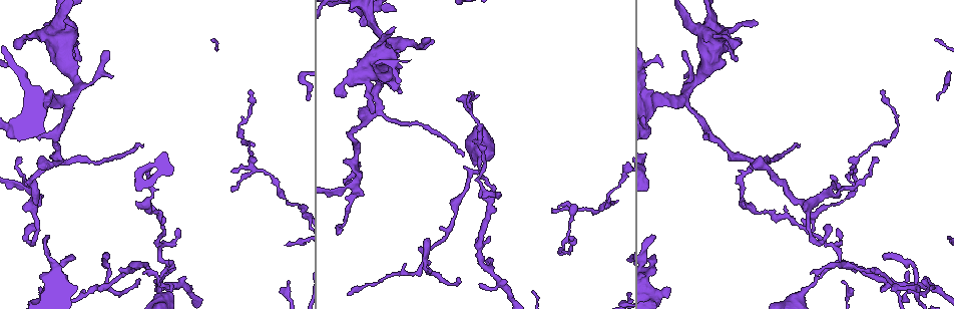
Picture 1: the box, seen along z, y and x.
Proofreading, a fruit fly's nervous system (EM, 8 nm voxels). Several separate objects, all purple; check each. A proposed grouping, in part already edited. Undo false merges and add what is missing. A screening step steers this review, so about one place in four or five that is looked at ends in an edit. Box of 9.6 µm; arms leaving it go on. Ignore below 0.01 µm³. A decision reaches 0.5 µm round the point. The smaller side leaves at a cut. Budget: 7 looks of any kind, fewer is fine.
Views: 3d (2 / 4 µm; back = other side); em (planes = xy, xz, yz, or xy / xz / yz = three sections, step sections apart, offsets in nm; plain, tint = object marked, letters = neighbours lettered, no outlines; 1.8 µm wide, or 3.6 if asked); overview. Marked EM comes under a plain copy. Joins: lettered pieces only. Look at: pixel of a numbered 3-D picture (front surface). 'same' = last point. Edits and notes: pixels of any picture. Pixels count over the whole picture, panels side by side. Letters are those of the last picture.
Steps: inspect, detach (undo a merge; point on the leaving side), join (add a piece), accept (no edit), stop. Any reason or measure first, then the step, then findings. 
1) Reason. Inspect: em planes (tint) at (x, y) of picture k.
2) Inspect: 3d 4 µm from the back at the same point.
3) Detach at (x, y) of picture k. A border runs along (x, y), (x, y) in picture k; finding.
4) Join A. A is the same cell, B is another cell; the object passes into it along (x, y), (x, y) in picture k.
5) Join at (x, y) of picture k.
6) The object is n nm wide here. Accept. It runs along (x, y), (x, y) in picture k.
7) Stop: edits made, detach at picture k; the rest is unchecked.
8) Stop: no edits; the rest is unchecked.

Tapers out. Inspect: 3d 4 µm at (884, 258) of picture 1.

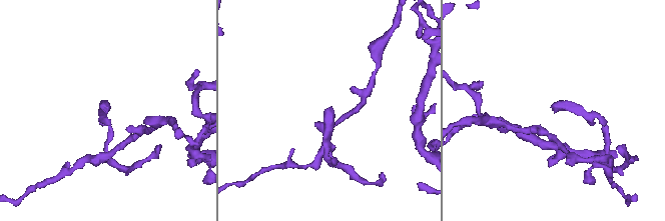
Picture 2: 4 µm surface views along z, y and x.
Inspect: em xy step 8 (letters) at (554, 109) of picture 2.

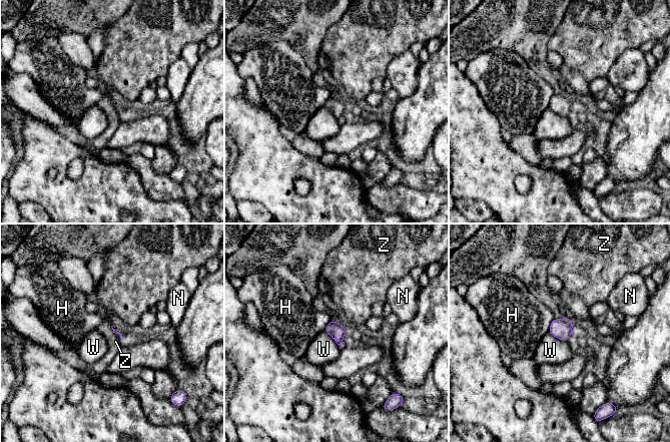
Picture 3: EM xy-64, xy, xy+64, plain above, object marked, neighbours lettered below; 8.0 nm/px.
The longest contact is with W, 170 nm. Join Z. Z is the same cell, H, N and W are other cells; the object passes into it along (561, 329), (568, 318), (581, 290) in picture 3; it goes on there.

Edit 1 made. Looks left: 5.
Three arms meet. Inspect: 3d 2 µm at (756, 164) of picture 1.

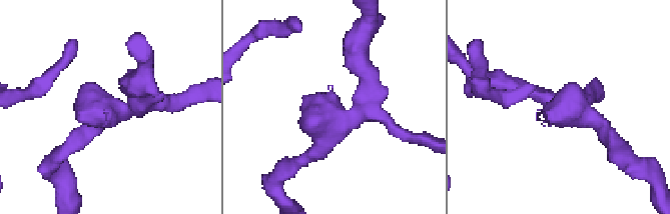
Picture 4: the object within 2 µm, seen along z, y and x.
3 arms meet here. Inspect: em planes (tint) at (364, 104) of picture 4.

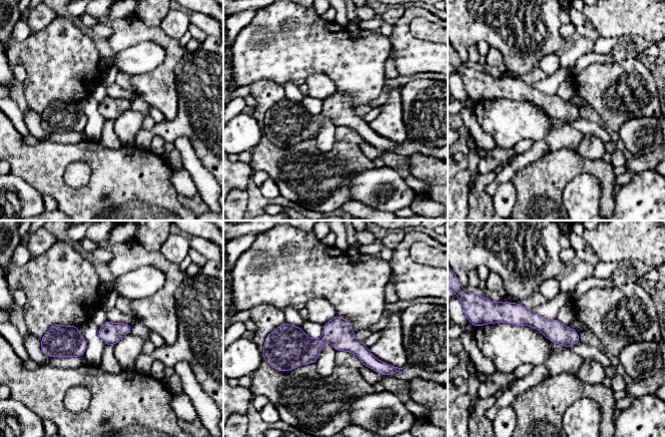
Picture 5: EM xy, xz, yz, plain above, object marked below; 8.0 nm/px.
Inspect: em planes (letters) at the same point.

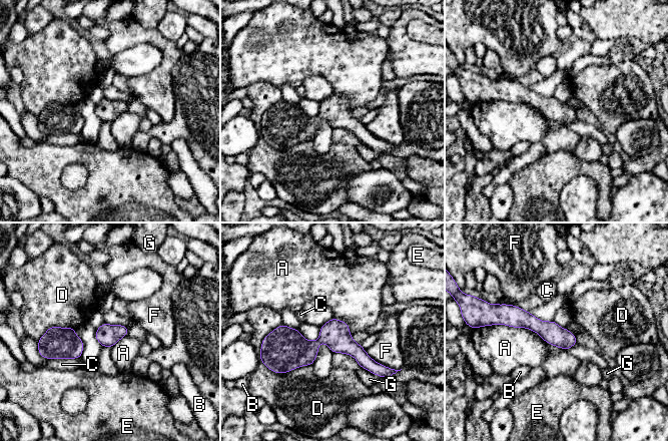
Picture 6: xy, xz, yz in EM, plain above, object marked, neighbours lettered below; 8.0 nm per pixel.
Accept. A, B, C, D, E, F and G are other cells; it runs along (272, 340), (340, 340), (382, 369) in picture 6; one neuron here.

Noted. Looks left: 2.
A fork. Inspect: em 3.6 µm planes (letters) at (936, 290) of picture 1.

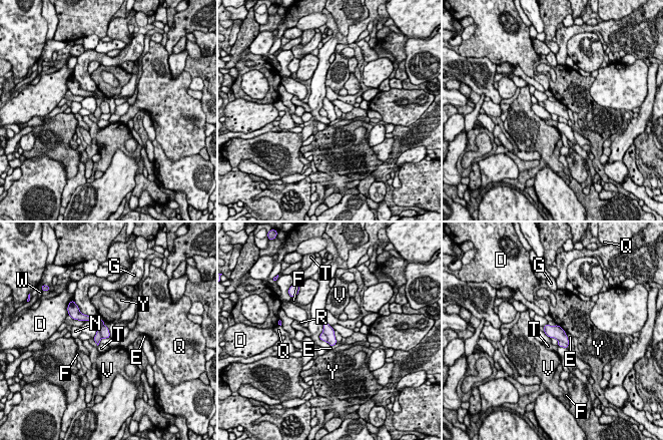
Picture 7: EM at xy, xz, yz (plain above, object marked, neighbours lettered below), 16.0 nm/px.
Detach at (104, 331) of picture 7. D, E, F, G, N, Q, R, T, V, W and Y are other cells; two neurons meet here.

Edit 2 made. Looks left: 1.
Stop: edits made, join at picture 3, detach at picture 7; the rest is unchecked.

